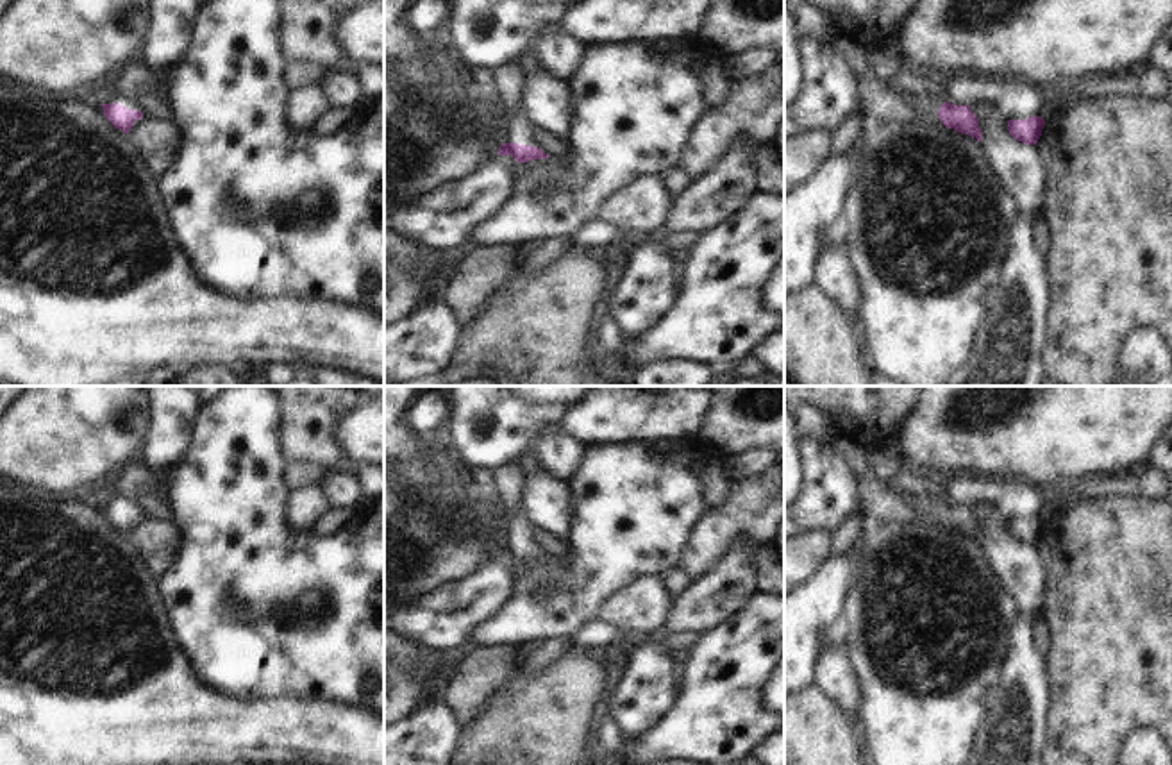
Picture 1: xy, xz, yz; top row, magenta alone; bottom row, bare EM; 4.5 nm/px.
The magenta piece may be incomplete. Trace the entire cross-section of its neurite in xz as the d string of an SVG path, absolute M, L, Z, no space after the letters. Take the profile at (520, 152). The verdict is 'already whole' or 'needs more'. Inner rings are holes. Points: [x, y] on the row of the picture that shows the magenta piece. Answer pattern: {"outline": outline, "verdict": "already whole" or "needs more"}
{"outline": "M520 100L518 109L509 116L507 127L502 132L502 147L498 148L498 156L513 156L518 163L550 157L541 148L531 145L532 130L534 125Z", "verdict": "needs more"}

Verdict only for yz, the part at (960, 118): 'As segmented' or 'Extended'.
Extended.

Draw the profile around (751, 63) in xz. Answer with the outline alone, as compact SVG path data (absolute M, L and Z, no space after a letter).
M763 48L743 50L740 54L724 57L720 63L729 82L758 79L774 64L777 64L777 55L772 50Z

